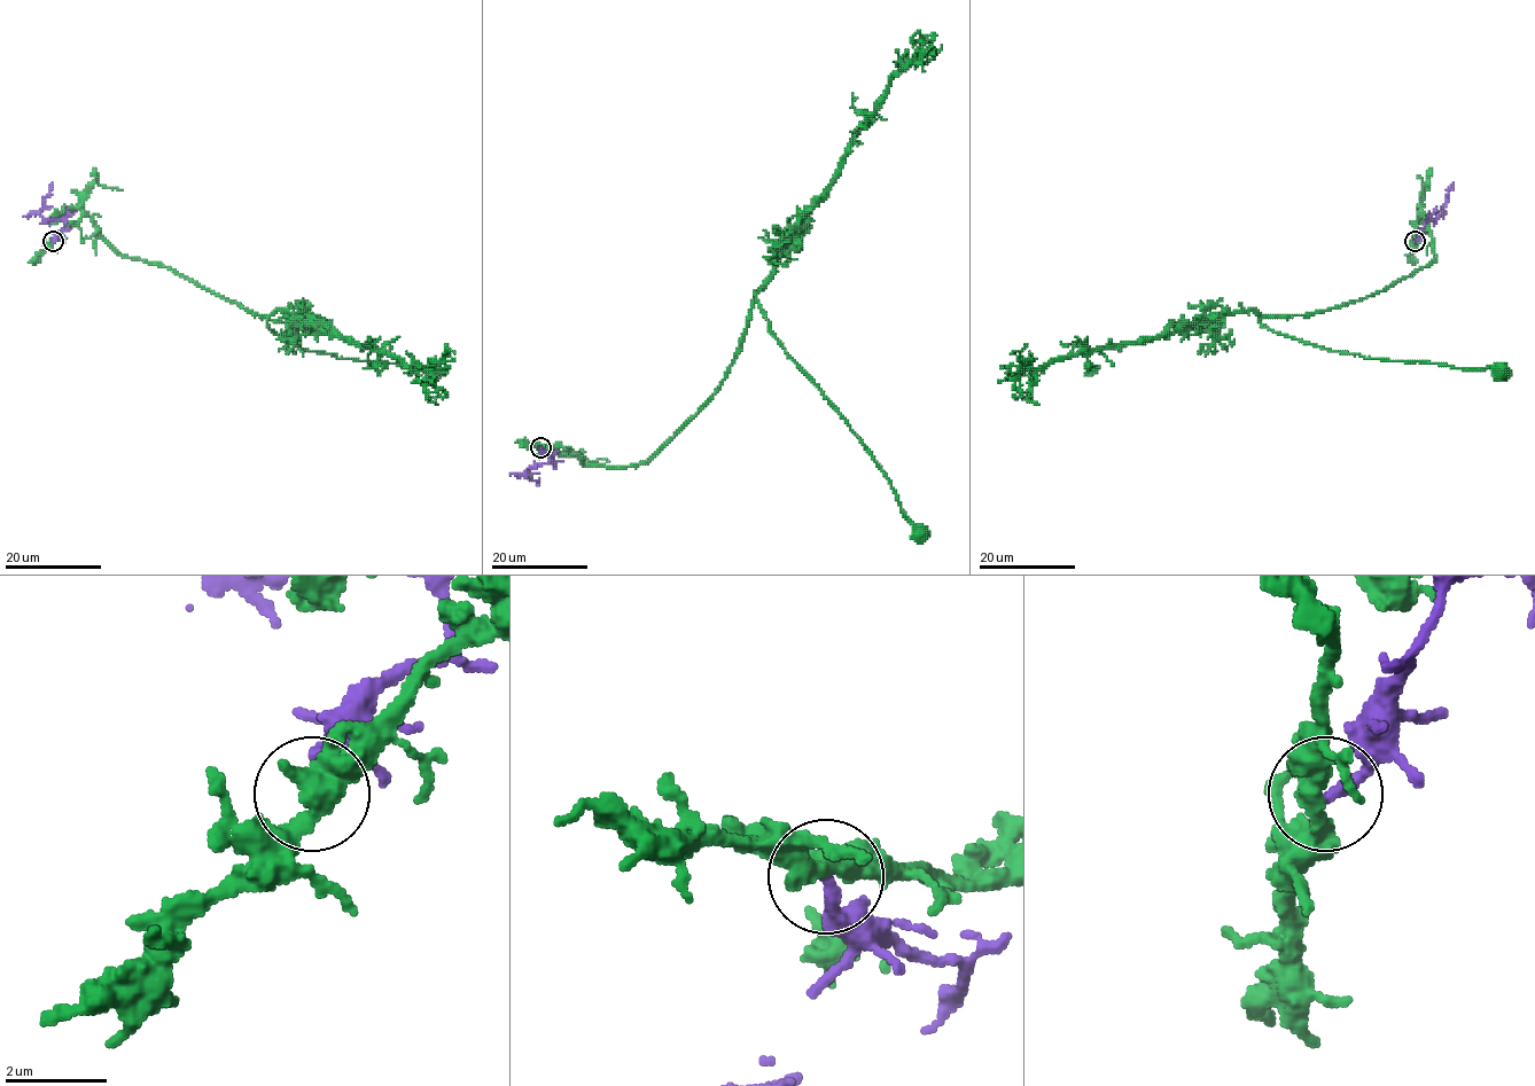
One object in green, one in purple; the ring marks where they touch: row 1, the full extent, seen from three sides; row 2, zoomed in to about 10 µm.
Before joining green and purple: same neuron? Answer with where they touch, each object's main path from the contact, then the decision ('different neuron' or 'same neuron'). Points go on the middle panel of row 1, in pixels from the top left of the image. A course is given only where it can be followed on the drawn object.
place (540, 447); course green (539, 446), (608, 467), (644, 465), (698, 411), (738, 348), (781, 241), (828, 186), (888, 81), (930, 46); course purple (539, 447), (553, 456), (527, 471), (539, 484); different neuron

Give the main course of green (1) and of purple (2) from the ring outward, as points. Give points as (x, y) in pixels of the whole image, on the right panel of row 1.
1: (1413, 241), (1424, 217), (1432, 263), (1379, 291), (1315, 313), (1228, 313), (1067, 354), (1026, 368), (1014, 393)
2: (1415, 241), (1425, 224), (1434, 220), (1439, 213), (1452, 182)

